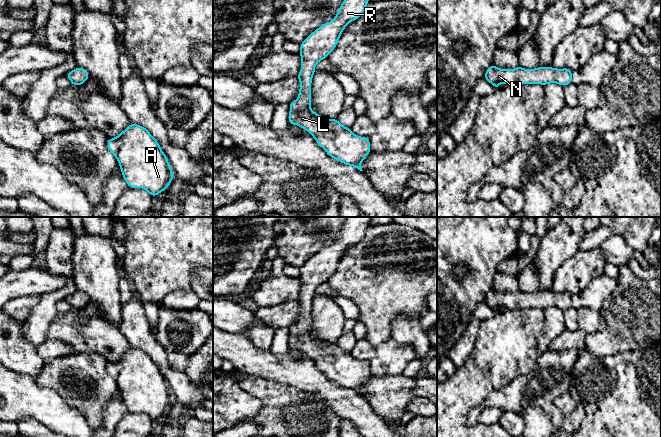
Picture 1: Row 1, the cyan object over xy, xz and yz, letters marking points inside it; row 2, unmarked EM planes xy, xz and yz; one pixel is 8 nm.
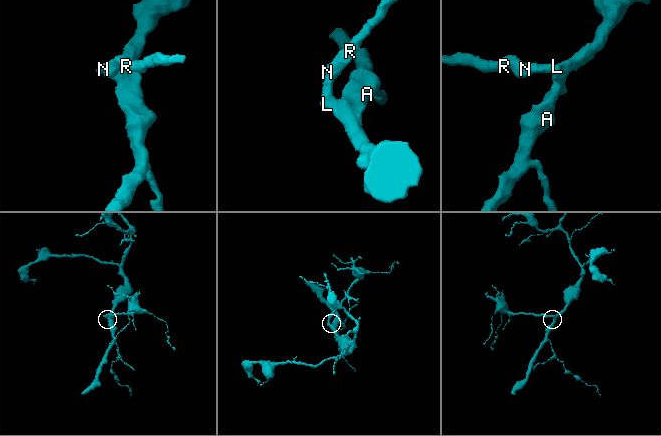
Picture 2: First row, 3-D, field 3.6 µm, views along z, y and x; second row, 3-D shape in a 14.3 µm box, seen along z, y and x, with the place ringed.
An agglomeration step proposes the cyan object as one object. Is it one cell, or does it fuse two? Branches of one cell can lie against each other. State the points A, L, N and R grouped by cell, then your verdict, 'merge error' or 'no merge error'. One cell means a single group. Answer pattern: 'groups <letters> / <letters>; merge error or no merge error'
groups A L N R; no merge error

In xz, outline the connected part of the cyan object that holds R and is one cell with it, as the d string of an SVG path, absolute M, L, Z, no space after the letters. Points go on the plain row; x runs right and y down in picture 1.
M347 217L335 242L313 255L301 268L301 295L298 323L289 327L288 345L308 355L326 377L339 386L360 395L361 387L371 377L370 364L352 357L337 343L325 342L311 334L311 308L316 288L337 270L346 249L365 235L372 217Z

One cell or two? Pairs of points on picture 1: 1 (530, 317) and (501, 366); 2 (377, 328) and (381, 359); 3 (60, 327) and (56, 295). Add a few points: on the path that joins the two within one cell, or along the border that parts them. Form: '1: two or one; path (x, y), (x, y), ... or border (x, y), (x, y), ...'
1: one; path (523, 329), (501, 354)
2: two; border (391, 336), (378, 344), (372, 344), (365, 339)
3: two; border (58, 313), (51, 322), (46, 334)

